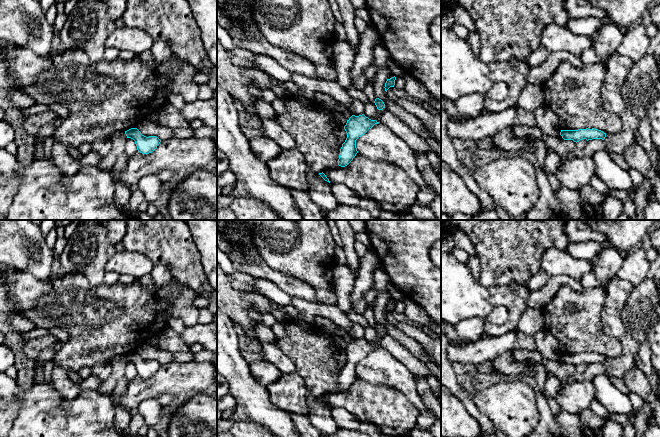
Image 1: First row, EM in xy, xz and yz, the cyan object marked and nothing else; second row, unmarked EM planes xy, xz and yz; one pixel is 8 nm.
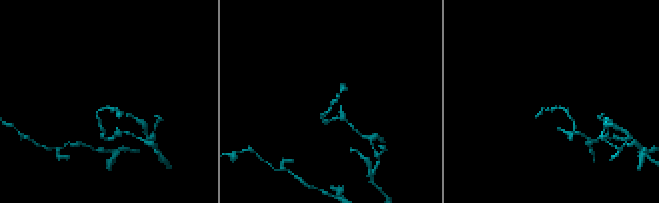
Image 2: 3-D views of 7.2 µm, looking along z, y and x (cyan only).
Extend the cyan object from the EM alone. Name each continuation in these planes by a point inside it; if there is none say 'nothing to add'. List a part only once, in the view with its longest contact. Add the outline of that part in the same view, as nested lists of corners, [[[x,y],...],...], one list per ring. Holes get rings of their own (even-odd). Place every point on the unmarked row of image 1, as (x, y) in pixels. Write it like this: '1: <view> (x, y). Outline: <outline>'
nothing to add

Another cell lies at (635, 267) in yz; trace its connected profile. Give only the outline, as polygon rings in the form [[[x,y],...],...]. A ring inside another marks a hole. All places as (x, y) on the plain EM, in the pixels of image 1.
[[[640,245],[632,249],[627,257],[622,261],[617,271],[617,276],[628,280],[633,286],[648,277],[650,262],[645,256],[646,250]]]

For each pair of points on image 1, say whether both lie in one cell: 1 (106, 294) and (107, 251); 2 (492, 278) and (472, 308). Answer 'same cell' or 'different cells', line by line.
1: different cells
2: different cells

